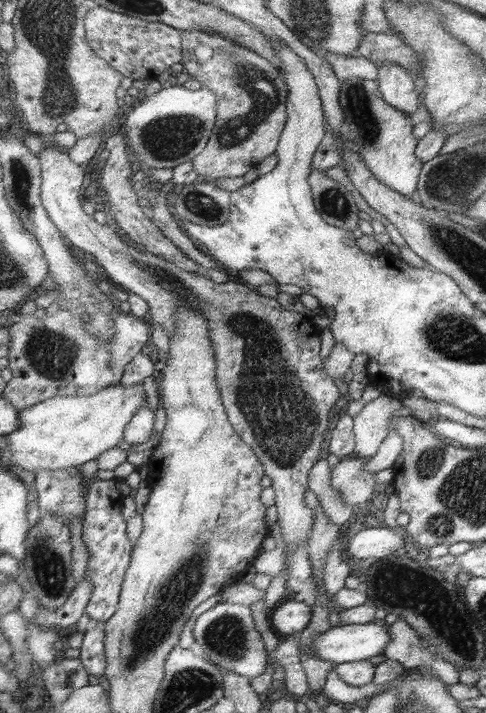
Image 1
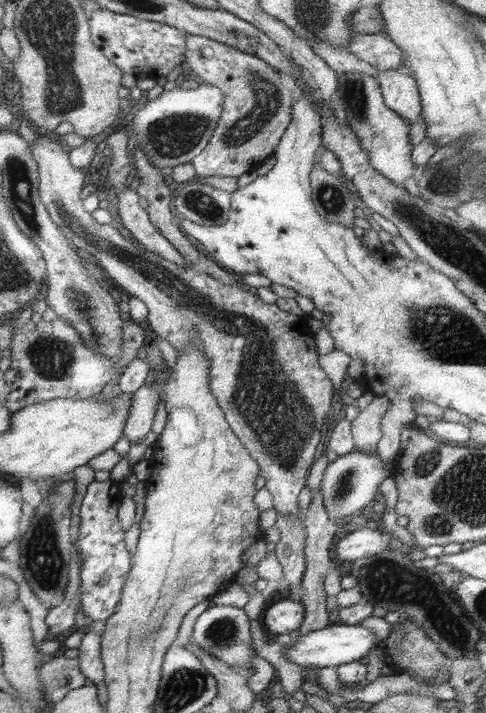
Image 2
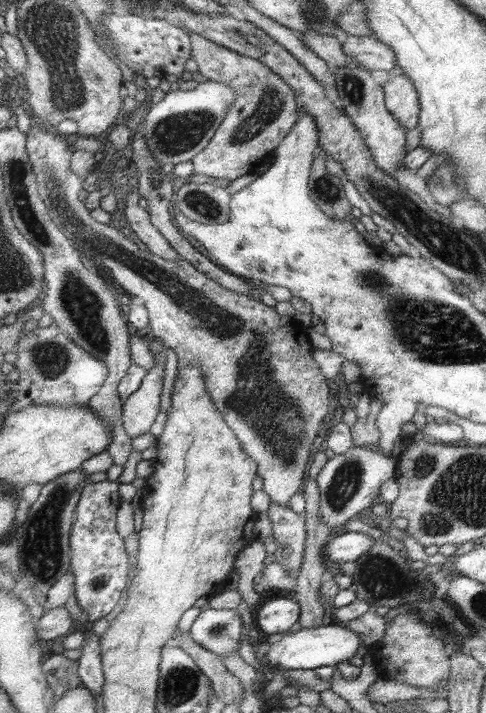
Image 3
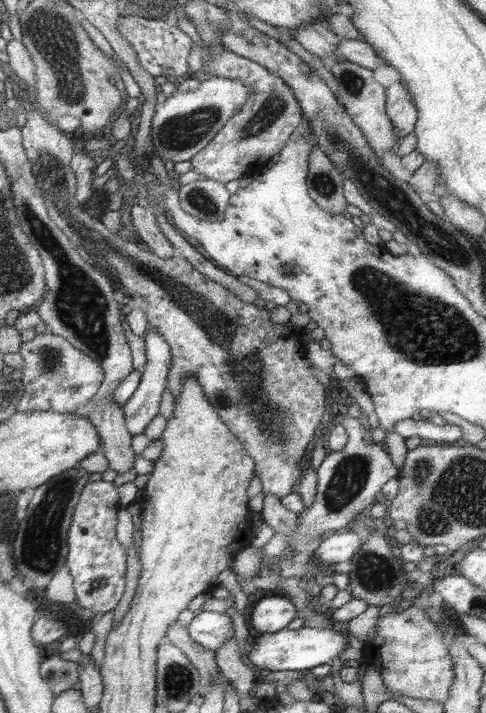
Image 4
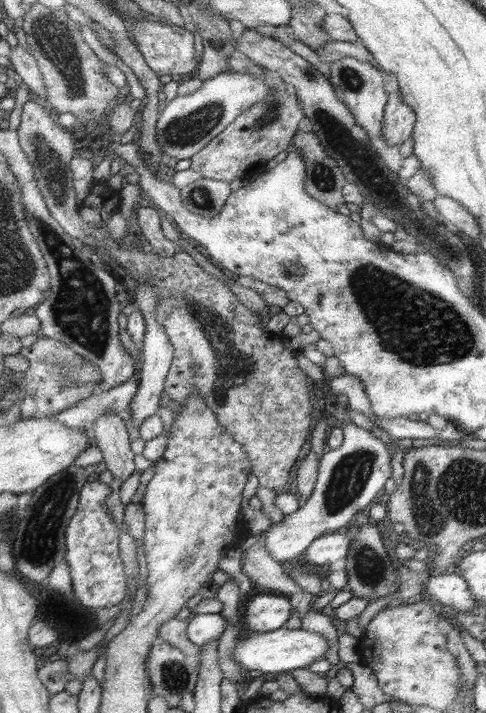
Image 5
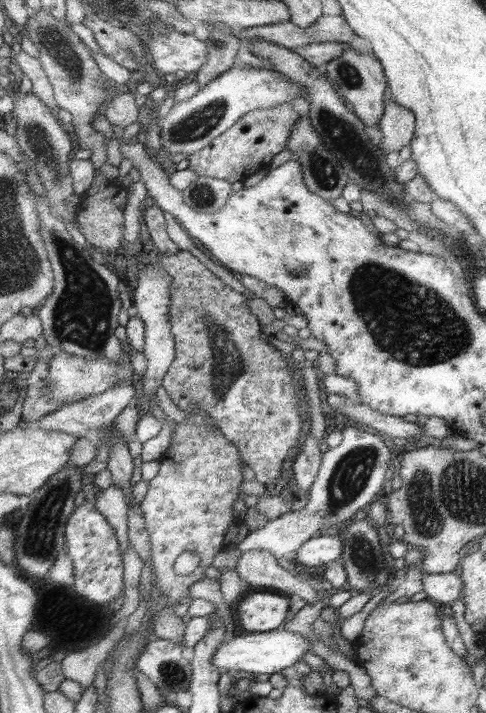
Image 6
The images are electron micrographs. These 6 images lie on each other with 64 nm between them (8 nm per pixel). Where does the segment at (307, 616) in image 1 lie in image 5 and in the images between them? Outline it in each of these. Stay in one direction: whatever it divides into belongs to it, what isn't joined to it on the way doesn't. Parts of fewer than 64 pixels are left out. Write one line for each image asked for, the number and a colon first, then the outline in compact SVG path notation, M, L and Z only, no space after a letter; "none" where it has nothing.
2: M279 600L273 602L271 608L265 612L265 624L269 628L269 634L293 634L297 632L307 620L307 608L301 600Z
3: M271 598L267 604L263 602L261 610L255 614L255 624L267 636L293 632L291 628L301 620L301 604L293 598Z
4: M271 596L271 598L261 598L253 610L251 616L251 626L261 632L261 634L277 634L281 630L287 630L287 626L299 618L301 612L297 612L297 606L289 596Z
5: M259 592L247 602L243 618L255 634L267 634L283 630L285 622L291 618L291 610L295 608L291 608L289 596L269 596Z

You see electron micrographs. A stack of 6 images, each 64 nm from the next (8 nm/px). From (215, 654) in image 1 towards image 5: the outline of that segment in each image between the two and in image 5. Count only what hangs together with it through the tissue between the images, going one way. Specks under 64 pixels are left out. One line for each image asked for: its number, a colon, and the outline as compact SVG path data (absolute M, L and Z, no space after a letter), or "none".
2: M209 606L207 612L203 612L193 628L193 642L209 656L221 660L223 664L235 668L237 672L245 674L245 670L253 668L253 658L257 656L255 644L253 644L253 632L251 632L251 616L245 608L239 606Z
3: M205 608L191 628L193 640L205 650L229 658L239 654L243 642L243 618L233 608Z
4: M199 612L189 630L193 640L211 652L219 652L229 640L235 640L233 618L225 612Z
5: M197 614L189 624L189 640L199 648L207 648L221 640L225 628L227 622L221 614Z

